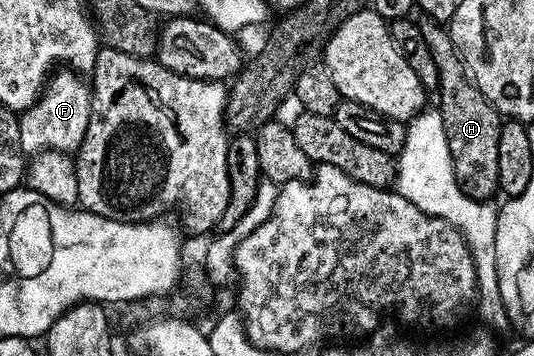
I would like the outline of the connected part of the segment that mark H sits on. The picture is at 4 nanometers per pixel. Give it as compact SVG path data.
M427 17L418 22L418 27L424 36L424 44L428 44L428 52L432 52L432 60L436 60L436 109L442 114L455 178L467 196L481 200L493 199L493 194L499 193L500 132L503 115L482 95L480 88L476 88L473 78L466 70L464 60L458 55L449 29L443 23Z

